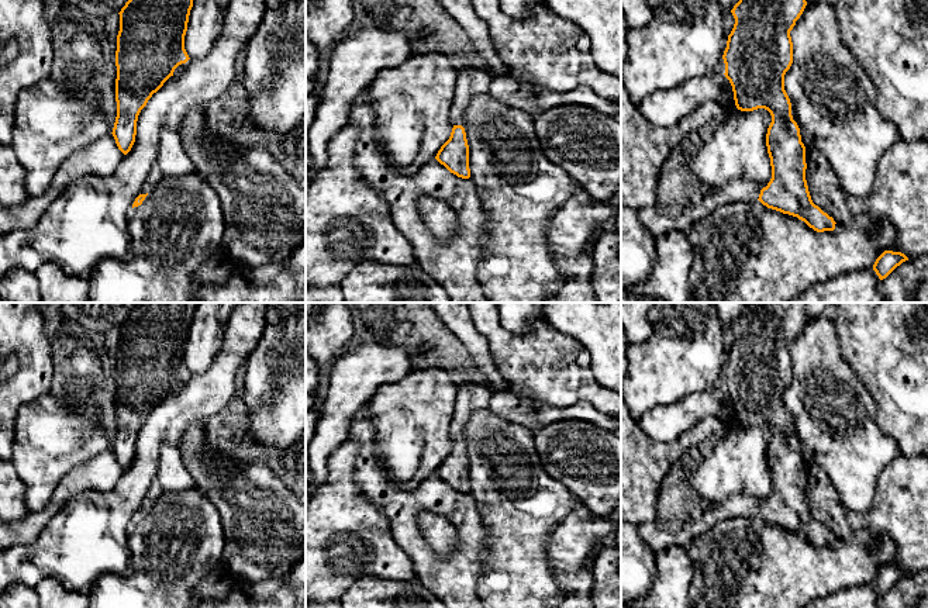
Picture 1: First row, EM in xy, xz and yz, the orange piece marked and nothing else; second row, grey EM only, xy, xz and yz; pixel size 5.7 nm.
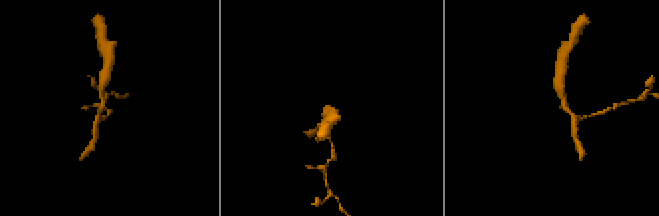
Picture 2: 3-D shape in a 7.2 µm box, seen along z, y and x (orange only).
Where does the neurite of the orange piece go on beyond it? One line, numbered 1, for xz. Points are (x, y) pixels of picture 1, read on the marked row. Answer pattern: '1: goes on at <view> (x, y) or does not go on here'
1: goes on at xz (469, 80)

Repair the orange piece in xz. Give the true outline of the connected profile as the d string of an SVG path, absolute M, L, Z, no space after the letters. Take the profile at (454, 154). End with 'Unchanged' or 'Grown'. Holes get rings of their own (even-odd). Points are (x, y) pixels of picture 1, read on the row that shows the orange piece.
M459 62L455 97L451 110L451 122L453 125L449 139L441 146L435 159L451 173L462 179L470 177L469 145L462 120L469 100L476 94L489 91L493 76L479 70L473 63Z. Grown

